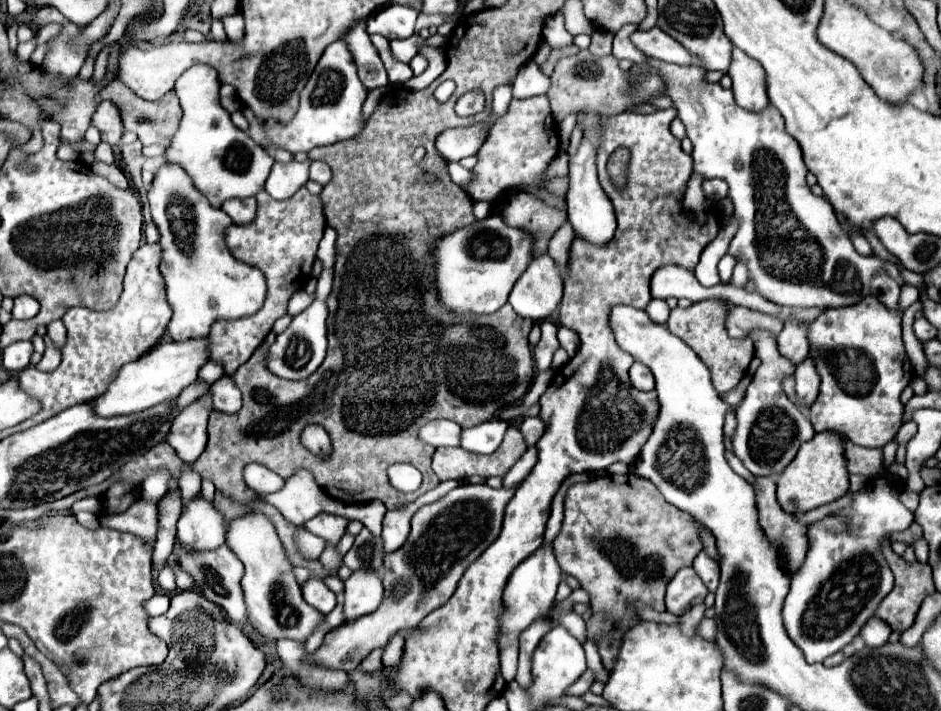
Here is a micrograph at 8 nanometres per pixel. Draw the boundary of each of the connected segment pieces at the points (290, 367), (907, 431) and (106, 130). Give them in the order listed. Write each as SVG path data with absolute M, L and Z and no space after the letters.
M326 228L324 238L322 238L320 248L318 248L318 258L322 260L324 268L322 268L322 274L318 278L316 300L304 312L294 316L292 324L282 334L278 334L276 342L268 348L266 366L278 378L306 380L322 364L322 360L326 356L326 318L328 318L326 298L328 298L330 288L332 288L332 272L334 272L334 256L336 256L334 244L336 244L336 232L332 228Z
M910 420L910 422L906 422L906 424L898 430L898 434L896 434L896 442L898 442L898 444L906 444L914 434L916 434L916 424Z
M108 100L98 102L96 112L92 116L92 124L100 130L102 142L108 142L110 146L120 142L120 136L122 136L124 128L122 128L120 112L118 112L118 108L112 102L108 102Z

